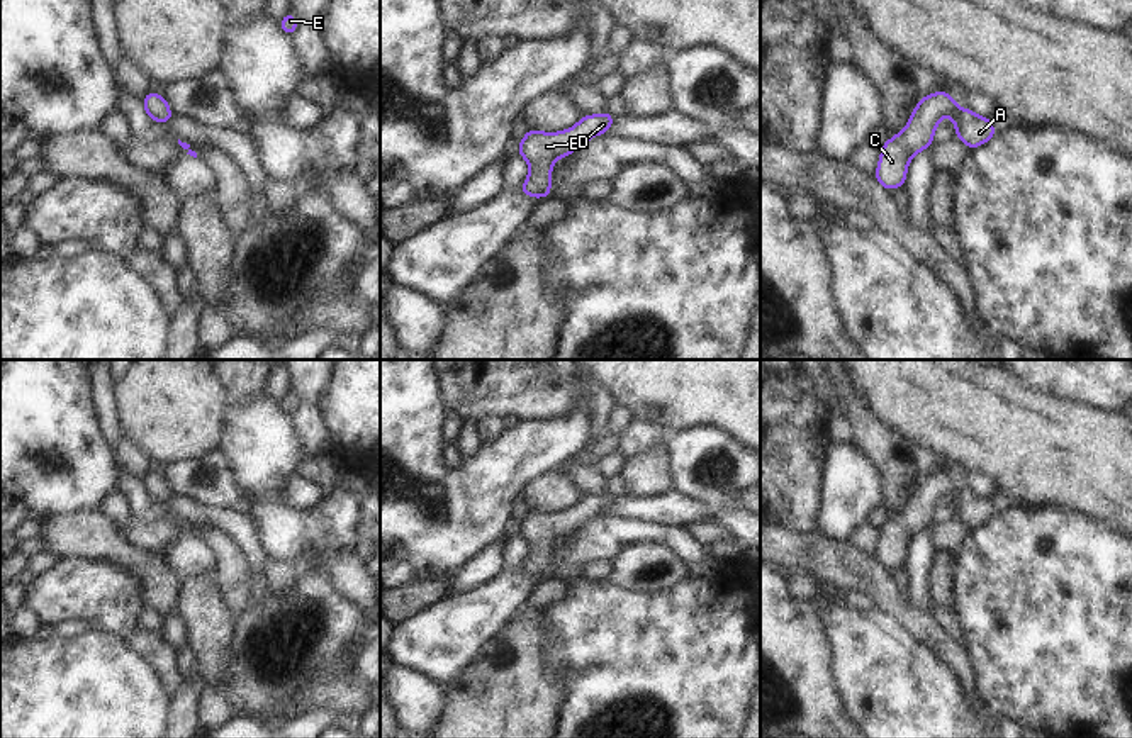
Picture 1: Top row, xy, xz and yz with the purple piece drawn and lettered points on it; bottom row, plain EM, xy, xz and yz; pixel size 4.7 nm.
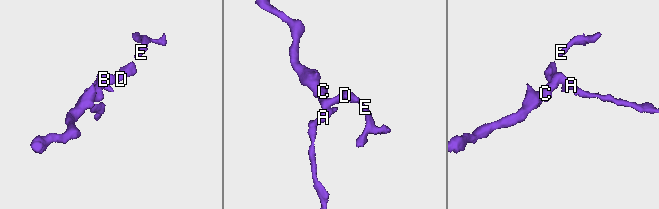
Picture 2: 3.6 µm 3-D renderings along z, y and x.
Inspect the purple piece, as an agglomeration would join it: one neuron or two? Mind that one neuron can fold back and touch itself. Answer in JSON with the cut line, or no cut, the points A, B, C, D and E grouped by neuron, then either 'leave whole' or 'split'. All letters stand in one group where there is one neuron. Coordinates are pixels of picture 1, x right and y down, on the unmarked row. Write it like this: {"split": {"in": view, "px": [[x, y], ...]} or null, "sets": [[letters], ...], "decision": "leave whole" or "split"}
{"split": null, "sets": [["A", "B", "C", "D", "E"]], "decision": "leave whole"}

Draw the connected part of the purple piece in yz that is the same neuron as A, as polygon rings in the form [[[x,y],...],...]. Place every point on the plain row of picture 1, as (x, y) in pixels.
[[[947,472],[923,477],[910,494],[906,507],[879,528],[881,538],[874,556],[886,570],[905,565],[910,540],[933,524],[933,514],[942,497],[952,499],[955,517],[969,529],[988,523],[996,514],[991,499],[959,487]]]

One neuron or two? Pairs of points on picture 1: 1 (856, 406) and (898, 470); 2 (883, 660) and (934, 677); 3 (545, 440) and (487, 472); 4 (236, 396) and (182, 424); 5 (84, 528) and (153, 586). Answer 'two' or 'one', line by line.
1: one
2: one
3: one
4: two
5: one

